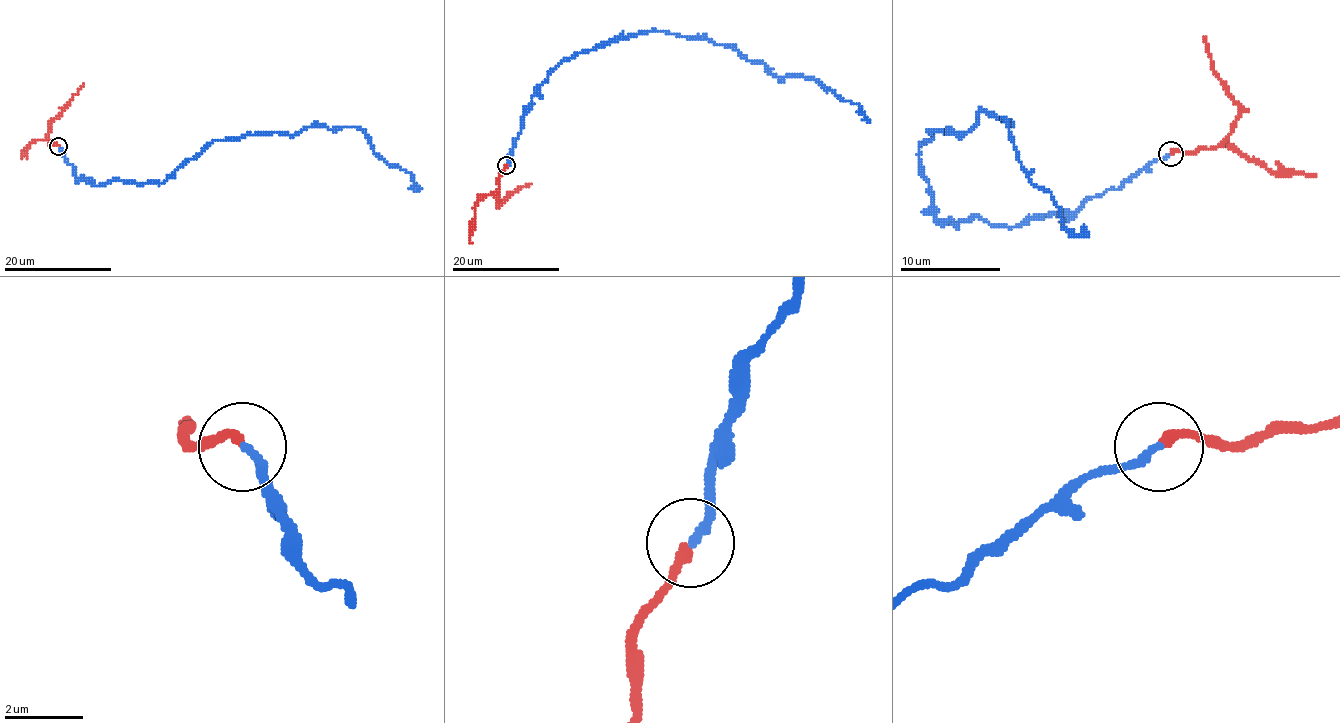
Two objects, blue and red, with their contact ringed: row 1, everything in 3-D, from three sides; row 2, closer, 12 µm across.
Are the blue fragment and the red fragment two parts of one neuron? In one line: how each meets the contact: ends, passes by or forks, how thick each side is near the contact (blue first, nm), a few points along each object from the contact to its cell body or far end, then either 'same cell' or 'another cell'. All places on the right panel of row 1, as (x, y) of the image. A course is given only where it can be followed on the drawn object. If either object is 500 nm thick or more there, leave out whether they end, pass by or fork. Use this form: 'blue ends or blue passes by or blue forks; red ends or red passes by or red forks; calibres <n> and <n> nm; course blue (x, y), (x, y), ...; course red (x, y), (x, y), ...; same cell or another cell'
blue ends; red ends; calibres 200 and 220 nm; course blue (1171, 154), (1068, 212), (993, 227), (941, 222), (918, 147), (981, 112), (1003, 117), (1026, 177), (1088, 232); course red (1171, 154), (1216, 149), (1231, 132), (1238, 114), (1238, 104), (1213, 69), (1203, 37); same cell

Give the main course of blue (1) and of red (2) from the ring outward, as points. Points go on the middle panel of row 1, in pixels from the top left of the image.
1: (506, 166), (524, 111), (552, 70), (643, 31), (732, 45), (779, 77), (830, 88), (869, 121)
2: (506, 166), (498, 178), (496, 198), (498, 202), (532, 183)

